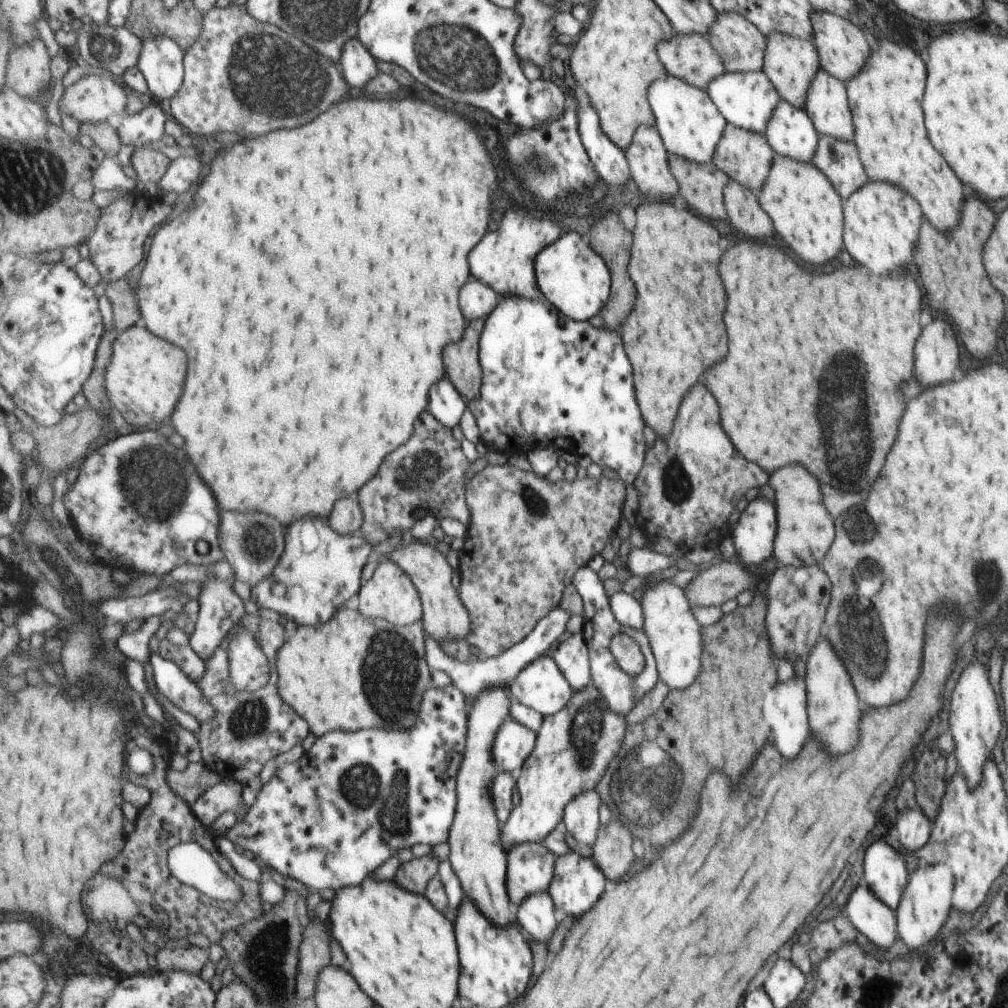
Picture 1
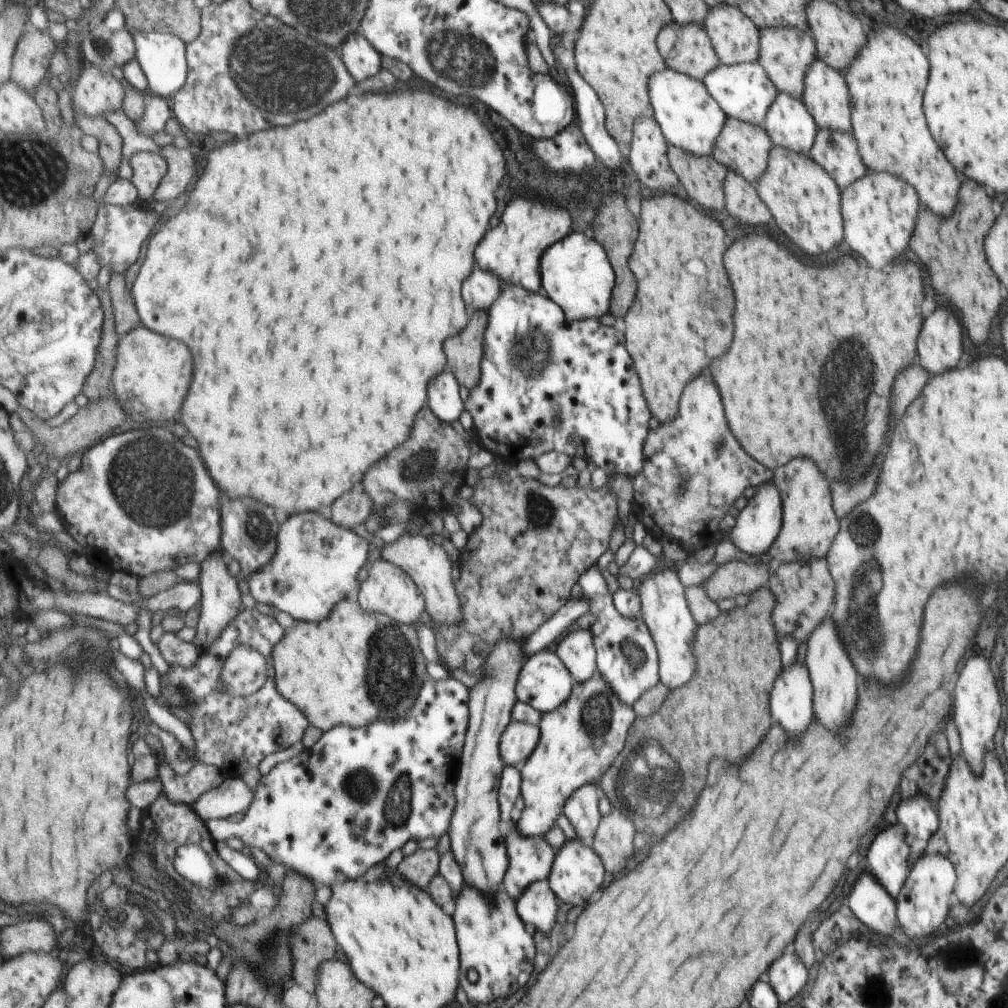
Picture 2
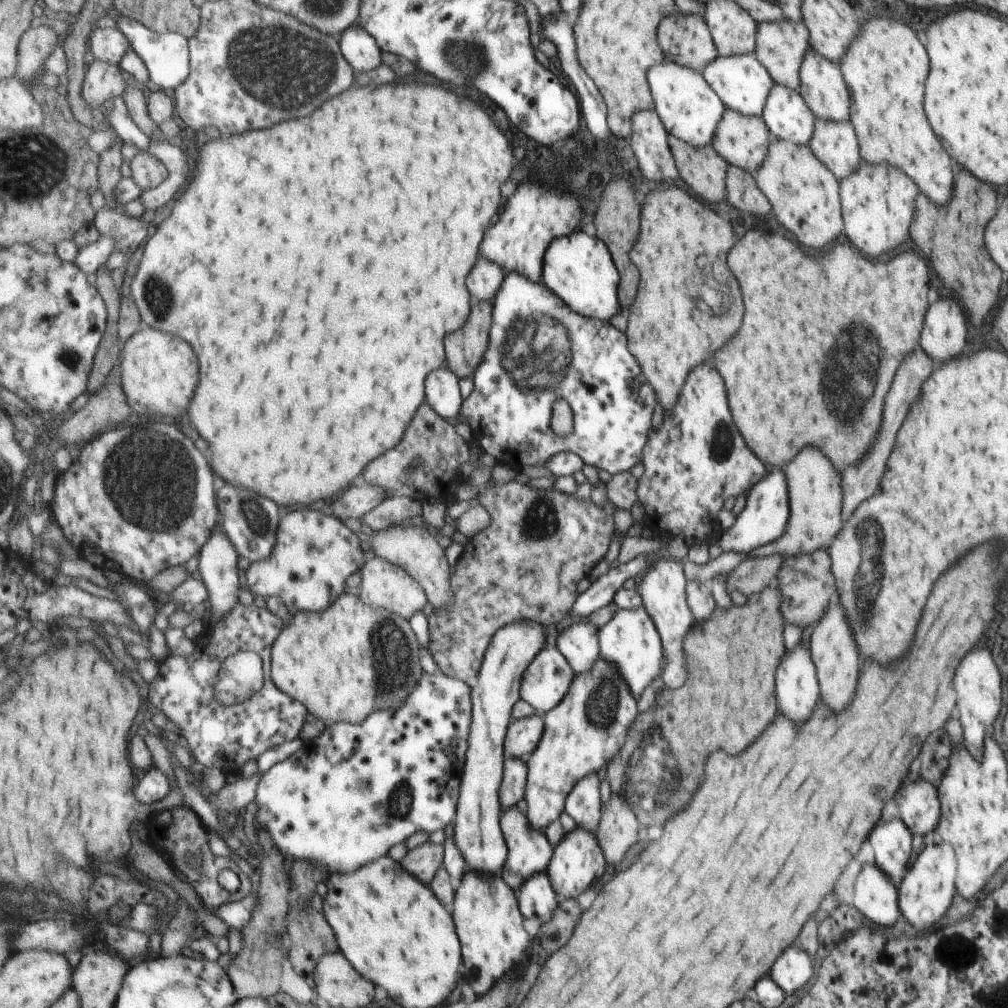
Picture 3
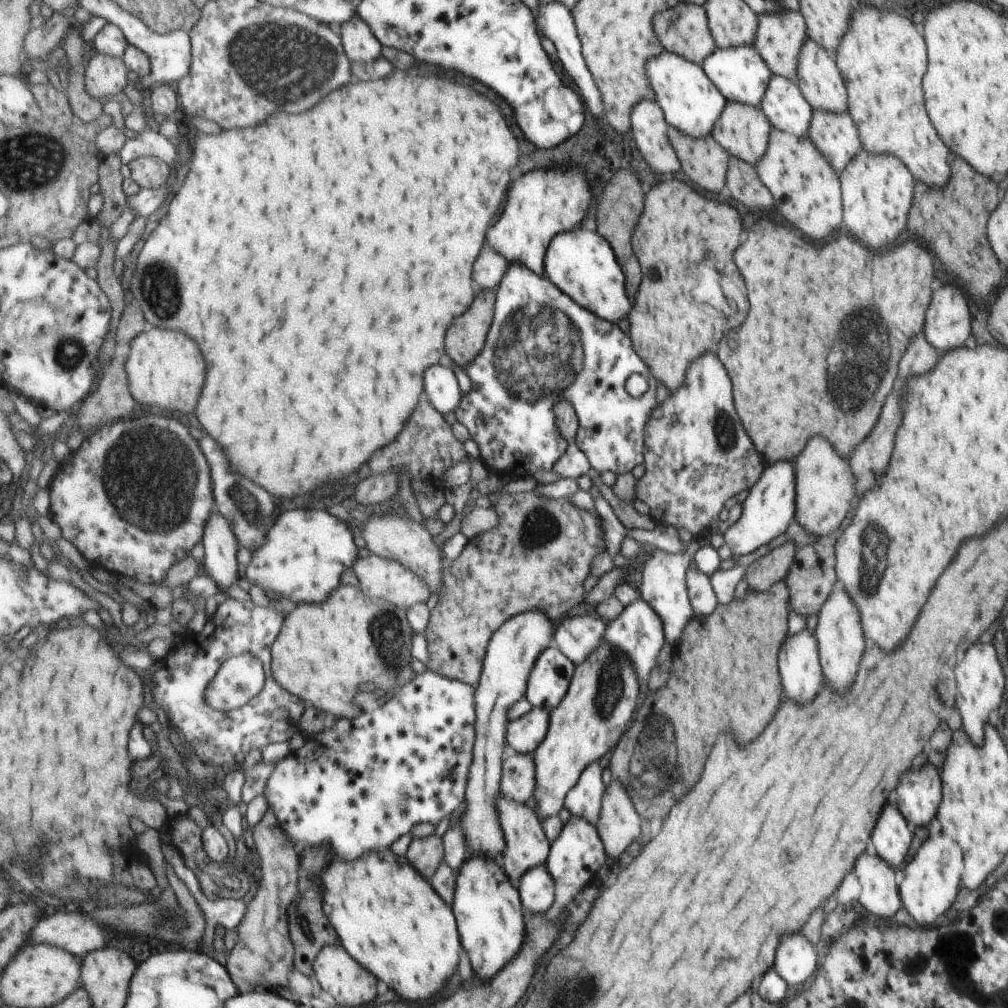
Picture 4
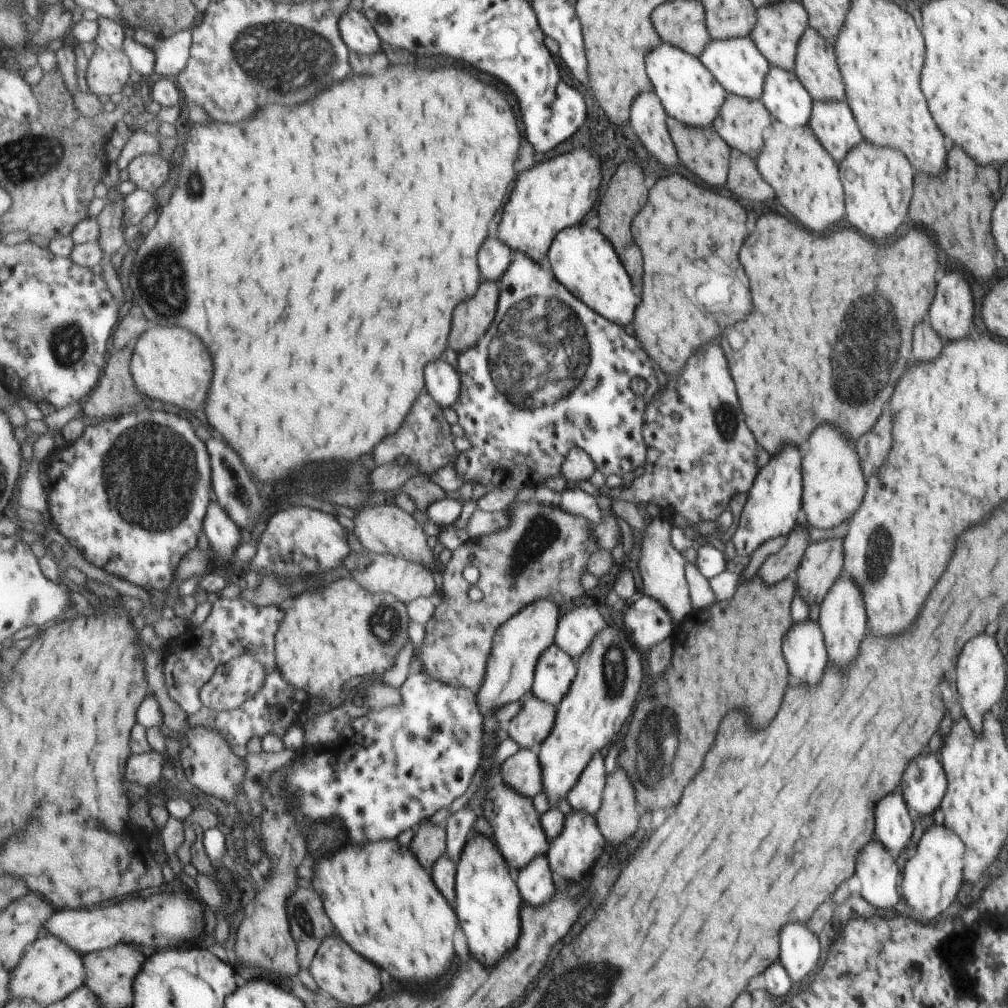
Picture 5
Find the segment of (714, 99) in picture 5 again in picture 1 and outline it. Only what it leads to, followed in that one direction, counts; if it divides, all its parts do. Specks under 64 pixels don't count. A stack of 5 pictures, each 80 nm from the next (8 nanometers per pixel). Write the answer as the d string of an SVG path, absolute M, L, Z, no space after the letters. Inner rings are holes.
M667 75L651 84L649 106L655 115L654 126L663 139L665 150L694 163L712 160L715 145L720 139L727 120L717 110L715 103L702 88L683 82L680 78Z

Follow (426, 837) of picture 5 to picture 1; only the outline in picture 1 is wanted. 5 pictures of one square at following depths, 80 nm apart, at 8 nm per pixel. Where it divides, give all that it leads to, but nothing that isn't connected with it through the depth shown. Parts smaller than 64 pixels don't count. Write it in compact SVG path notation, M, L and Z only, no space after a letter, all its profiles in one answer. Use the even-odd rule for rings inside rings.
M433 853L414 857L403 863L396 874L395 882L411 892L425 895L429 883L440 872L440 862Z

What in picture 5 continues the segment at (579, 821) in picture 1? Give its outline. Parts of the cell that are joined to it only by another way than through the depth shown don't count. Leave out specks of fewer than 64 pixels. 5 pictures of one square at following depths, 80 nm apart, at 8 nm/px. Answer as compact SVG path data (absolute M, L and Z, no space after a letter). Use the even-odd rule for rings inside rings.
M599 752L589 761L579 781L567 796L575 811L586 810L596 816L602 805L607 777L605 752Z

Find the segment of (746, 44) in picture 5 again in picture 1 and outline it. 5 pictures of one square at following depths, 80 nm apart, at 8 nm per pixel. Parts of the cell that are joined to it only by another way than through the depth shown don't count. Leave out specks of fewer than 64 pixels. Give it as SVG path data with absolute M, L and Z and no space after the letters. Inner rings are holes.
M763 69L749 71L748 73L730 73L725 71L715 80L709 82L709 85L704 90L715 103L717 110L724 115L727 122L761 134L764 132L773 108L781 99L780 95L777 94L776 87L765 76Z

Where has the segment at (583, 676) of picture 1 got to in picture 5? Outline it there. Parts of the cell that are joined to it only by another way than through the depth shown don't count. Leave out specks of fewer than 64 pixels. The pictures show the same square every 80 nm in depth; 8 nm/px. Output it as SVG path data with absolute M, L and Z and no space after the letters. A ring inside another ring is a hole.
M576 604L560 617L556 643L577 660L604 628L609 627L594 605Z

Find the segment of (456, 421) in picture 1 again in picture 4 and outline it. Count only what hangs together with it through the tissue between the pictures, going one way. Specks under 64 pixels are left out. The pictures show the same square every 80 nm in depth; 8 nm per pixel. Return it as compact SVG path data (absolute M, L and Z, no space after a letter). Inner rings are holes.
M431 366L425 376L424 393L443 414L456 412L459 408L462 392L455 372L447 366Z

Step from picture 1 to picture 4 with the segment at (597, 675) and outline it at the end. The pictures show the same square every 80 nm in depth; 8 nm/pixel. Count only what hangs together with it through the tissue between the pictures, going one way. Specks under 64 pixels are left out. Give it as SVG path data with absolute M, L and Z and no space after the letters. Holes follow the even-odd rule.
M641 597L637 602L627 605L614 621L609 622L604 640L612 644L616 650L621 649L629 655L636 666L641 682L645 683L648 682L652 666L657 662L656 656L665 637L659 615L649 606L649 601Z

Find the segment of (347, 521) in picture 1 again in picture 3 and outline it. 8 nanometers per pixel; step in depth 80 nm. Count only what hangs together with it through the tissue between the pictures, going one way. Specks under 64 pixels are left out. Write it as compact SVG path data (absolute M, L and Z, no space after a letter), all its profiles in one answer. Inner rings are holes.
M365 481L355 482L353 488L335 504L333 503L332 512L344 520L345 518L358 518L363 514L371 512L386 499L386 490L379 485L370 485Z

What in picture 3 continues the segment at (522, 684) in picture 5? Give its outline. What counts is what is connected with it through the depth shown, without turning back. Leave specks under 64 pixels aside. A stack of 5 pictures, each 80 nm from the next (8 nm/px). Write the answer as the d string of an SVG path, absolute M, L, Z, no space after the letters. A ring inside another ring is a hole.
M515 621L507 624L493 637L488 652L484 658L484 664L477 679L477 686L472 687L473 718L472 730L469 737L469 750L466 754L466 763L460 790L460 802L456 818L454 819L454 837L463 856L467 859L471 869L478 873L494 875L503 873L504 866L508 862L508 842L502 826L503 810L505 810L500 788L504 781L504 768L506 765L505 743L508 737L508 728L513 721L513 711L517 702L522 699L521 689L525 671L536 660L536 656L545 649L547 634L545 626L537 621Z

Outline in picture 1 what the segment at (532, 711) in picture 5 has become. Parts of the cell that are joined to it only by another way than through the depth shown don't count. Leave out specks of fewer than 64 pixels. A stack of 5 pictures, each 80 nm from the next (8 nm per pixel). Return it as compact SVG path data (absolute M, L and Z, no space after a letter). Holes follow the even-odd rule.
M509 718L504 722L494 742L494 759L500 772L519 770L534 751L538 741L538 732Z

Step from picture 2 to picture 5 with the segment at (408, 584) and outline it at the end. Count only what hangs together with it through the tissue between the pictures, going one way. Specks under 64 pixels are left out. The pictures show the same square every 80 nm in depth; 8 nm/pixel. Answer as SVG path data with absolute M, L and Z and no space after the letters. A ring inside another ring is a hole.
M361 545L361 550L351 552L344 558L345 568L351 576L355 578L361 586L369 589L373 594L394 594L403 603L409 605L419 597L435 597L437 580L435 580L438 571L435 568L429 568L423 563L410 561L403 557L397 557L394 554L377 554L367 550Z

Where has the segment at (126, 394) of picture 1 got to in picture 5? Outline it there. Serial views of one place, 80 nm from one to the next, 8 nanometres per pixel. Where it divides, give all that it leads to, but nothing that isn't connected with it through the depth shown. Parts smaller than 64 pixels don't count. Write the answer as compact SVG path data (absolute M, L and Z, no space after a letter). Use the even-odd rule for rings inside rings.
M152 325L135 343L131 365L136 385L142 393L193 412L205 404L215 370L213 356L203 340L191 330L179 326Z

